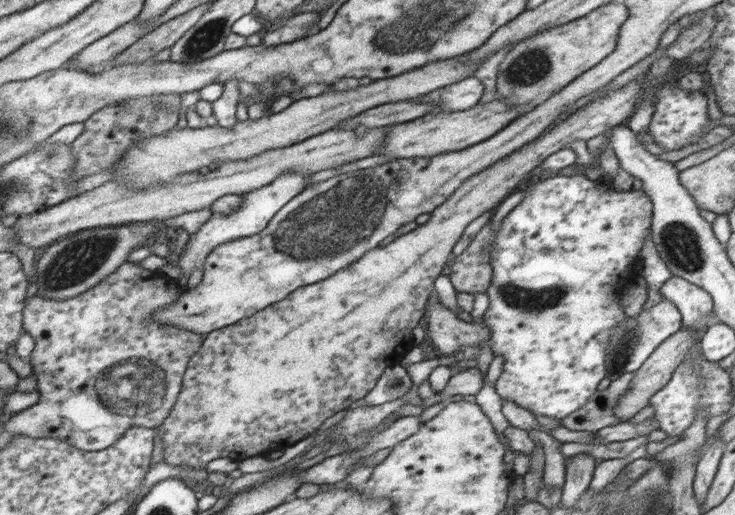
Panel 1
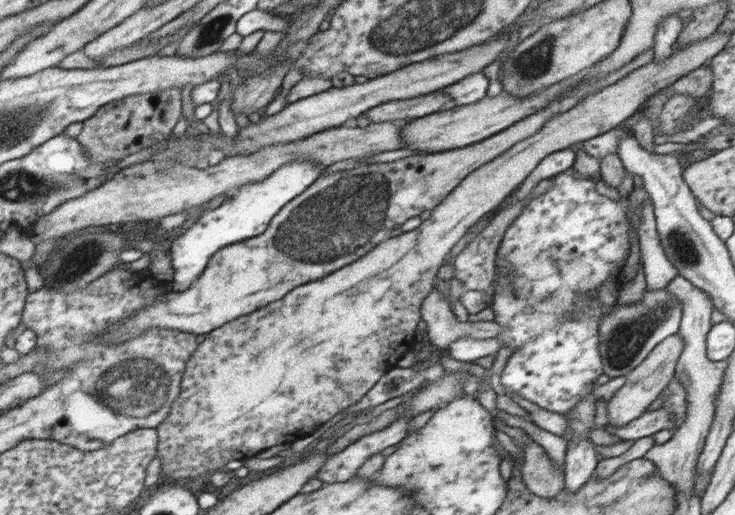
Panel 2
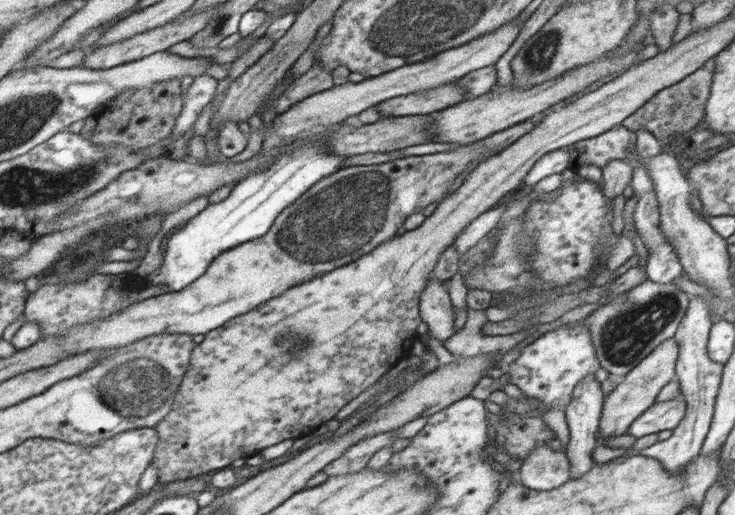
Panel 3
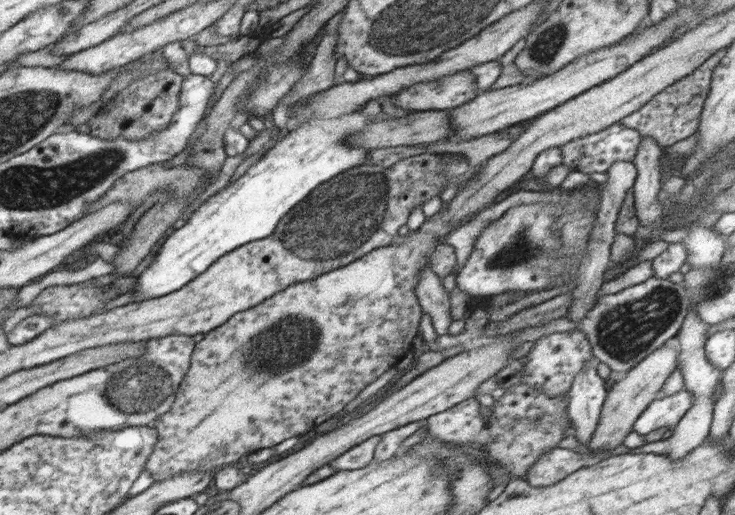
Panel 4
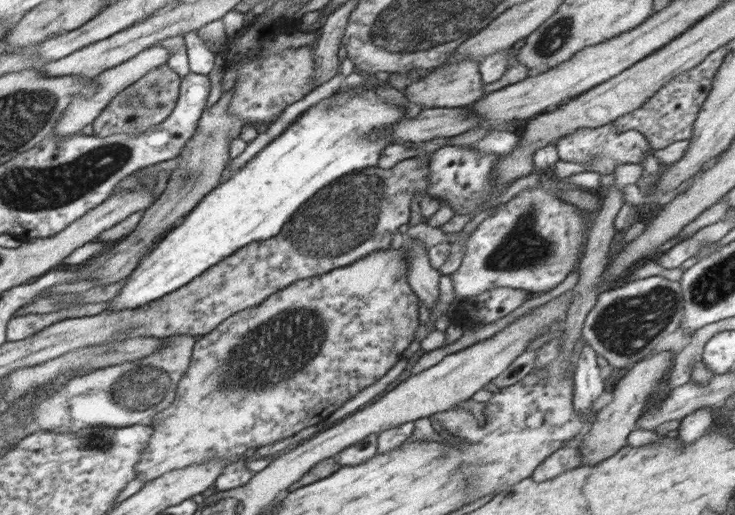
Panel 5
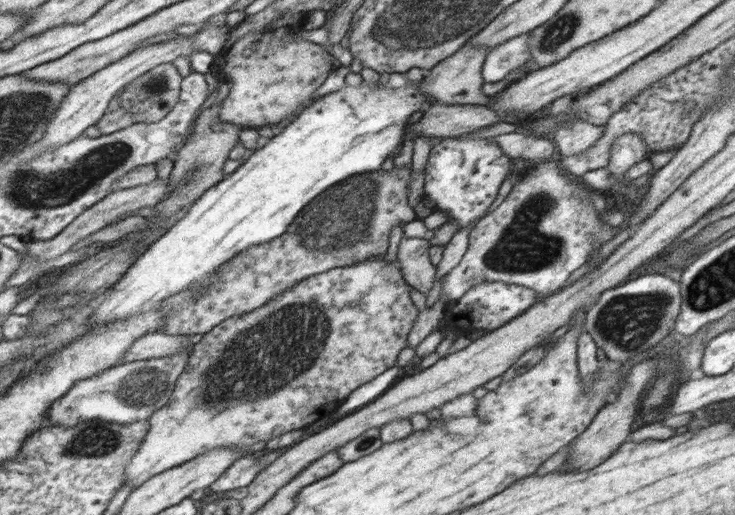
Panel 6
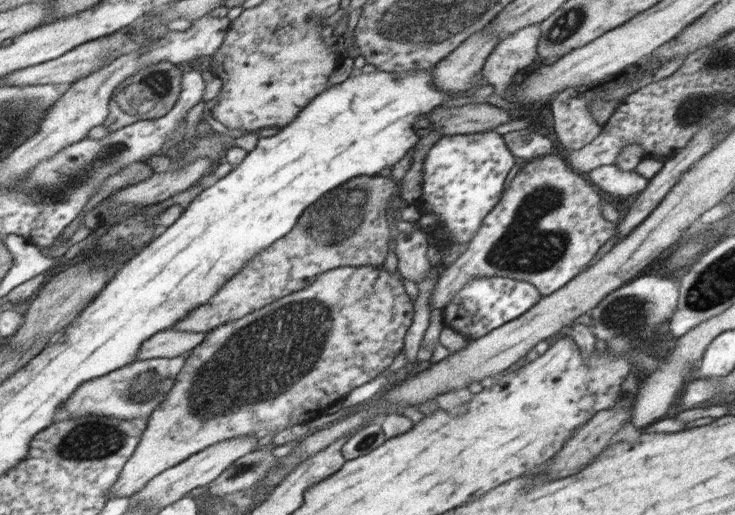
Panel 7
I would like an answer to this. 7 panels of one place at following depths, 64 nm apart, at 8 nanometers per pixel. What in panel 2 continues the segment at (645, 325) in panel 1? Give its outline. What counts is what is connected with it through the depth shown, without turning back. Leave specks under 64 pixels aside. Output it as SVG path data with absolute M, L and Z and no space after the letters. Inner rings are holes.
M645 288L640 303L631 307L614 304L612 311L603 316L599 328L603 373L612 379L627 376L634 371L657 344L679 332L681 316L680 299L670 295L666 288L658 288L656 291Z

